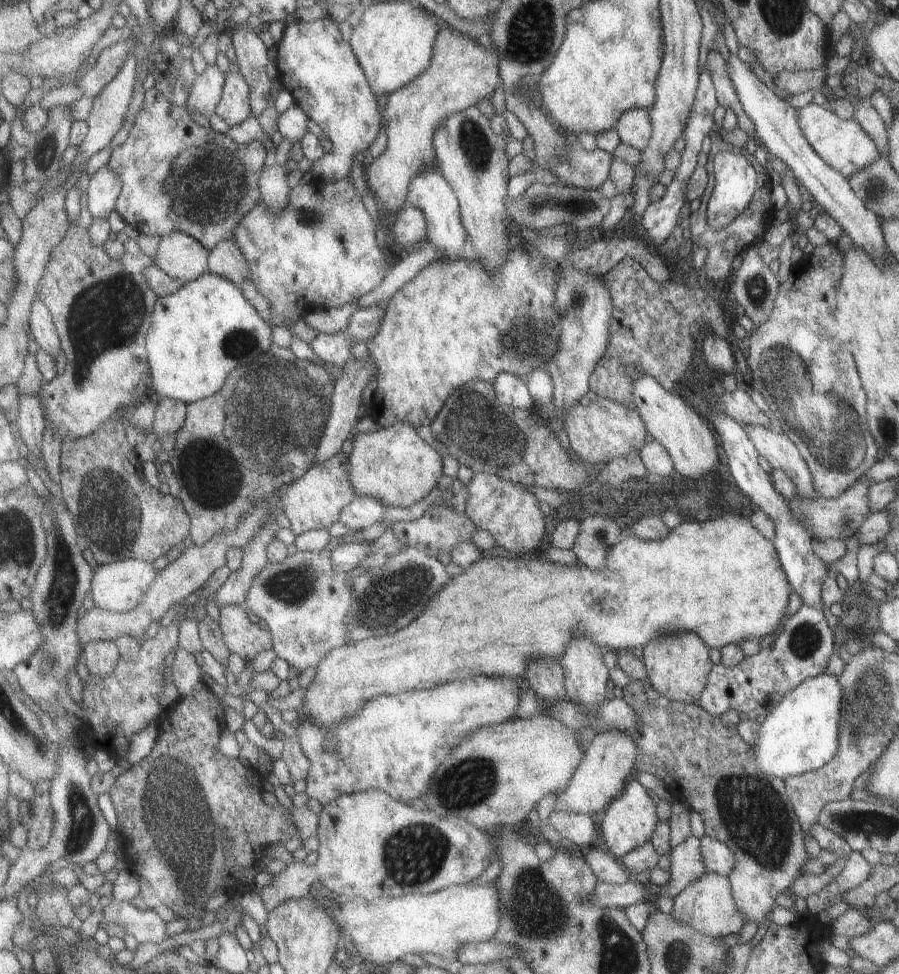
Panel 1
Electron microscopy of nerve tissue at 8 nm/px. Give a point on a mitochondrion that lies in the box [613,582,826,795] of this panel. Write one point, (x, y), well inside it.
(804, 641)

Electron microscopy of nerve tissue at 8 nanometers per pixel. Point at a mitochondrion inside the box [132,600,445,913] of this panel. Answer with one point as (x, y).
(172, 801)

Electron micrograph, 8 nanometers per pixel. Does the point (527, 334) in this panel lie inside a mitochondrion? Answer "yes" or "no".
yes

